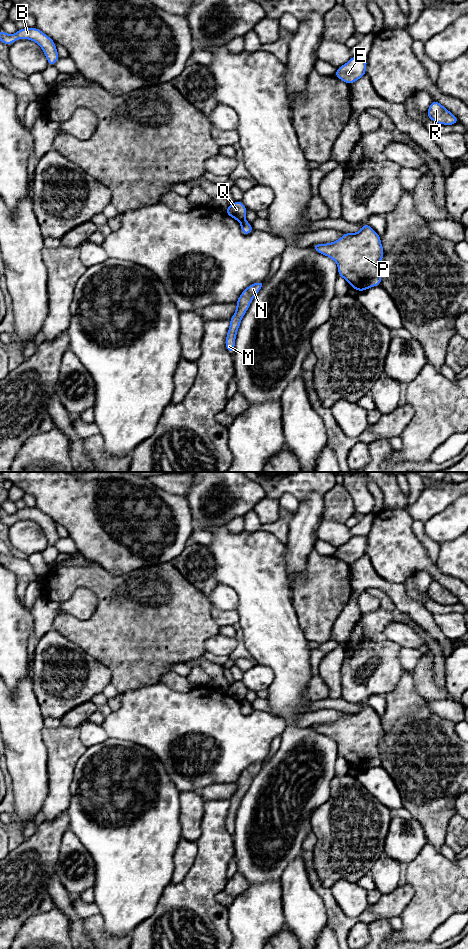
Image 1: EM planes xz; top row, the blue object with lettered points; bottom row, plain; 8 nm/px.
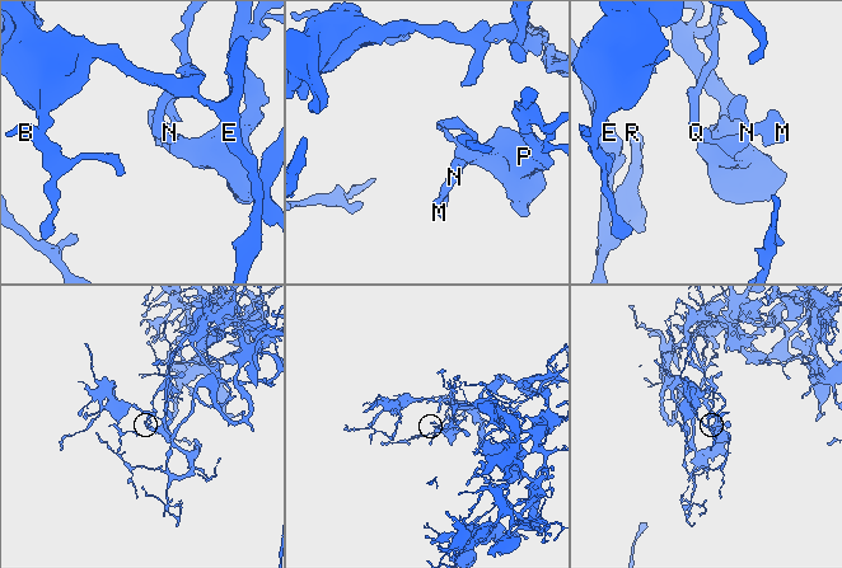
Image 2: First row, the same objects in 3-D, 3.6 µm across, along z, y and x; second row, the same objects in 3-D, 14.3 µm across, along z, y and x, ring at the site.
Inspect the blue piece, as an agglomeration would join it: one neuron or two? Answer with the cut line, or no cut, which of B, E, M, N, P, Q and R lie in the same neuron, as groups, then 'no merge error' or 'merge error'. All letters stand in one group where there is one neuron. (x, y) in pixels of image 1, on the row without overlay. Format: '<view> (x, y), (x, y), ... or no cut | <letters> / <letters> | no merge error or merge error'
xz (243, 699), (240, 701) | B E M N P R / Q | merge error

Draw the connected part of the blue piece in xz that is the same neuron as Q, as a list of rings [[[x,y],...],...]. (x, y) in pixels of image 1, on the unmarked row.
[[[235,681],[228,686],[228,688],[225,690],[225,693],[237,701],[242,701],[244,700],[247,691],[248,690],[242,681]]]

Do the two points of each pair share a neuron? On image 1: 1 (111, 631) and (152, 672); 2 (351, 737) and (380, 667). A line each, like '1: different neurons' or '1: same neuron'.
1: same neuron
2: different neurons

